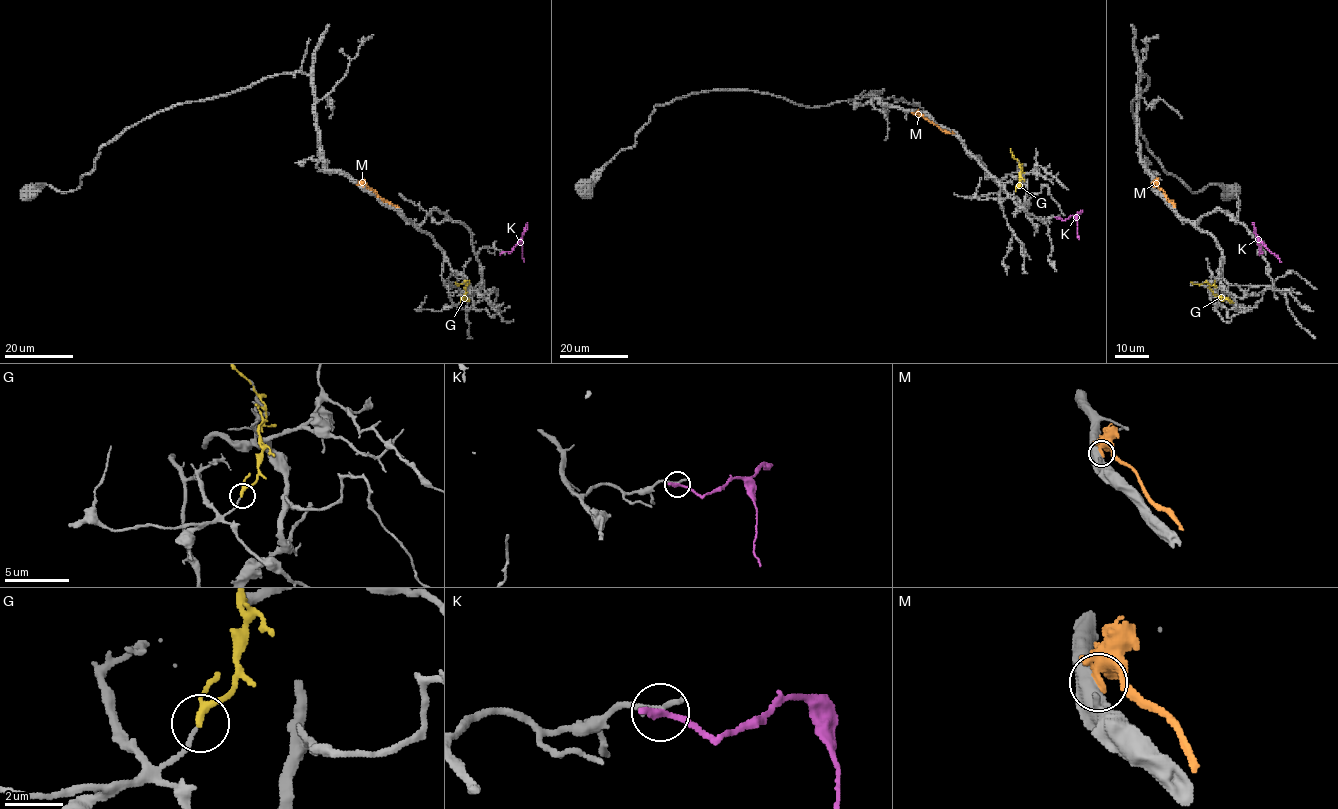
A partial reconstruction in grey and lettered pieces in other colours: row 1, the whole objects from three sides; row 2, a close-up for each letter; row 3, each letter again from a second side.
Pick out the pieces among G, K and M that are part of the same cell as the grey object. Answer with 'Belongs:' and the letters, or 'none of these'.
Belongs: none of these

